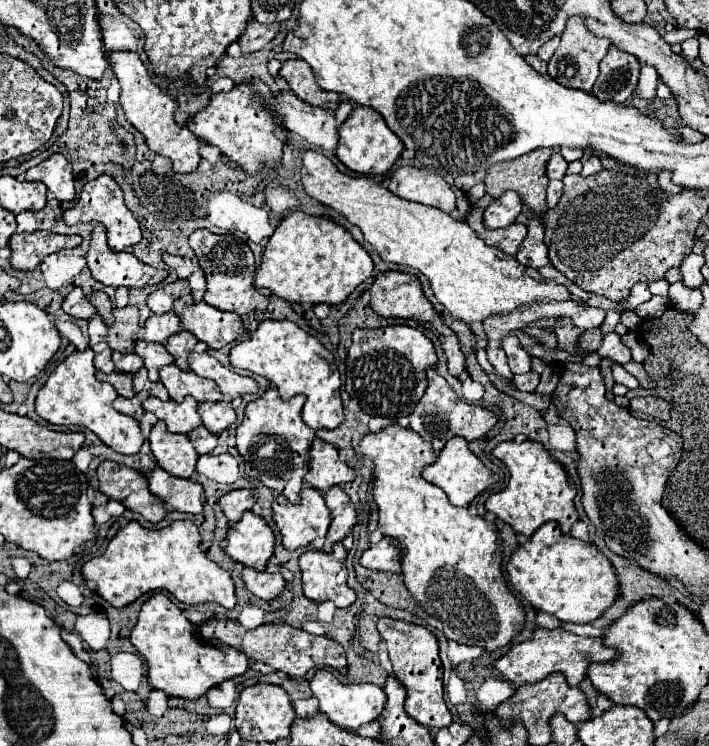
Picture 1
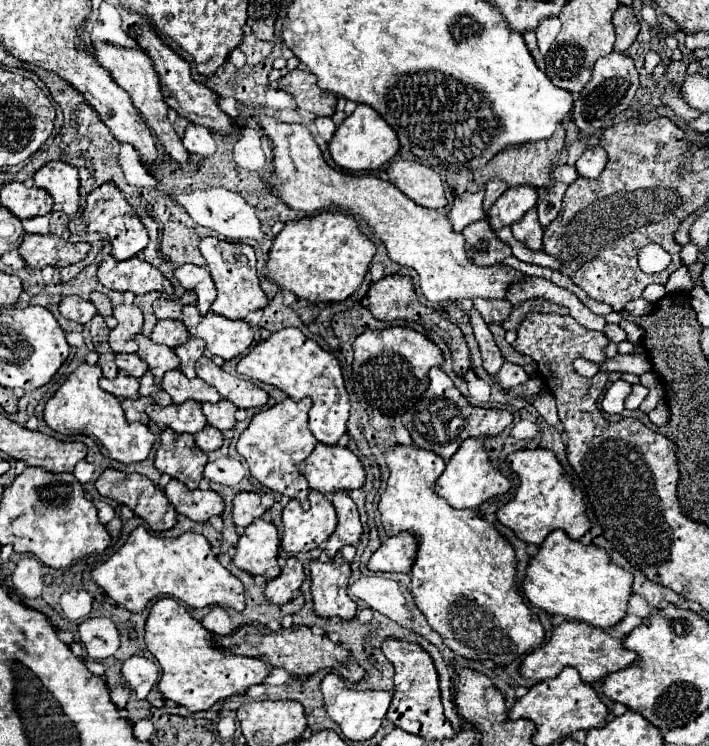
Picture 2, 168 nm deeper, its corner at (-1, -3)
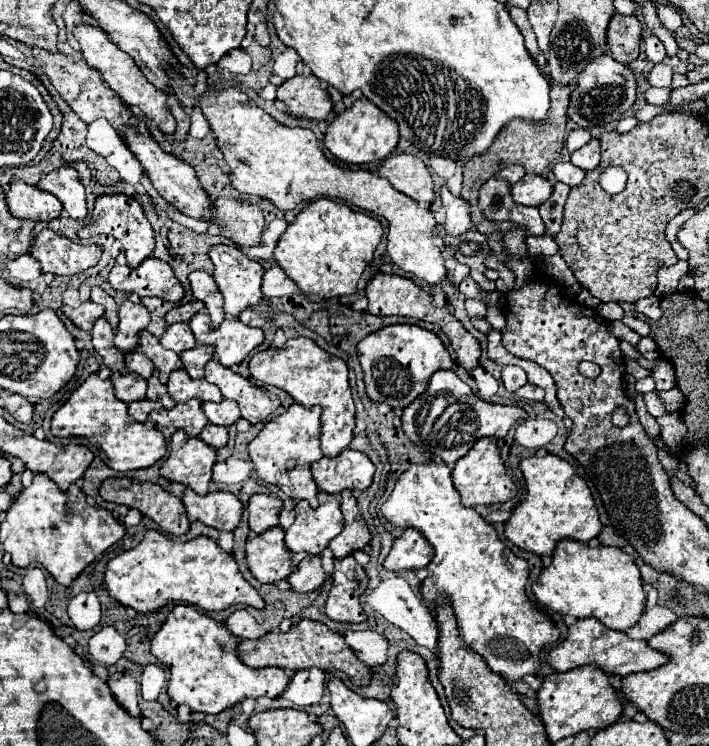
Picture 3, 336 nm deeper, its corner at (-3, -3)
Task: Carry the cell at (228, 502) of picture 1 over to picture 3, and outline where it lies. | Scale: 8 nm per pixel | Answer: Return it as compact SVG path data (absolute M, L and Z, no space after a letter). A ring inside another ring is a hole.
M256 494L250 498L248 504L248 522L250 530L256 534L262 534L268 528L278 526L278 514L282 510L282 500L276 496Z

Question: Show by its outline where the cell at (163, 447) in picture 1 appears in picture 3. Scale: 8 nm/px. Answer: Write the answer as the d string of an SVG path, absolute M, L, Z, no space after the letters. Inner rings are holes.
M182 430L174 432L170 448L170 456L160 466L160 476L170 482L180 482L196 494L208 494L216 450L200 438L186 436Z

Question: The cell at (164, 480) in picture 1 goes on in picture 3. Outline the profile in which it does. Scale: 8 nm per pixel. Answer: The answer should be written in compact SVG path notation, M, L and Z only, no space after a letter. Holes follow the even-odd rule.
M186 488L184 492L184 508L192 520L200 520L206 526L216 530L234 532L234 528L242 520L242 502L230 492L210 492L200 496Z

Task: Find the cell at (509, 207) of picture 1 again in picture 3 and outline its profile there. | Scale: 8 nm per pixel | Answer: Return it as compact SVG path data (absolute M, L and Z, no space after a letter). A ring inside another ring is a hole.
M526 174L522 180L518 180L512 186L512 196L518 204L540 206L550 198L552 188L554 186L546 178L538 176L538 174Z

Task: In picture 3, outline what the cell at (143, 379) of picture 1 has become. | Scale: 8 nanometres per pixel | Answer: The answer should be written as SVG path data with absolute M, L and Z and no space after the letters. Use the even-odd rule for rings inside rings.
M154 370L154 374L148 378L148 398L150 400L158 400L160 396L164 396L168 390L164 384L160 384L158 380L158 370Z

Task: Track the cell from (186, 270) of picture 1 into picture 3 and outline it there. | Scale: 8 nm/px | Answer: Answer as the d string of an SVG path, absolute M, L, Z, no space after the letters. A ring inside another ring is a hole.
M192 272L190 276L190 284L192 284L192 292L194 292L194 298L204 302L206 308L208 308L208 314L212 318L212 326L218 328L224 320L224 298L222 294L218 292L218 286L214 282L214 278L206 272Z

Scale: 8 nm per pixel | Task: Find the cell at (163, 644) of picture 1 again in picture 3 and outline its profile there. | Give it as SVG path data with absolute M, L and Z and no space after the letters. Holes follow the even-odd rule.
M174 606L162 628L152 638L152 654L172 674L168 696L178 704L190 706L194 712L204 714L220 714L244 698L278 698L286 690L292 674L284 668L248 668L238 658L238 644L240 638L228 632L222 622L212 620L210 616L198 612L194 606Z

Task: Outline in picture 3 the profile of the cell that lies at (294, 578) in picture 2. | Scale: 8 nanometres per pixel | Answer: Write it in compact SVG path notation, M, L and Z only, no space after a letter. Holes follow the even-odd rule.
M306 556L300 564L298 570L292 572L288 582L292 584L292 590L296 592L310 592L316 590L324 584L326 572L320 566L320 556Z

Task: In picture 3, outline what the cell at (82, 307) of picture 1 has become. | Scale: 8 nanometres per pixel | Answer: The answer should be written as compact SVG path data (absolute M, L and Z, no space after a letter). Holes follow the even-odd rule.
M84 302L78 308L64 306L62 312L64 312L66 318L70 318L74 322L74 326L78 326L80 330L88 332L88 330L92 330L94 322L104 314L104 308L100 304L94 304L94 302Z

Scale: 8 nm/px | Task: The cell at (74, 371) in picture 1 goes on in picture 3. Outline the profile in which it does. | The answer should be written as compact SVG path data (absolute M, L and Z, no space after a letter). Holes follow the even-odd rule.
M98 374L88 376L88 380L72 392L70 400L56 410L52 418L52 434L58 438L90 438L96 434L96 446L100 446L104 464L118 472L148 468L166 456L166 442L162 432L132 420L128 416L126 402L116 398L112 382L102 380Z

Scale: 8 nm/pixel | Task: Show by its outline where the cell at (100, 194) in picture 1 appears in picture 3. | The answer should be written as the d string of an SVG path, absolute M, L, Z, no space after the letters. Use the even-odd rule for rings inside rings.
M104 194L104 196L96 198L96 208L92 212L92 224L86 226L78 236L92 238L96 234L112 234L116 240L120 240L130 268L138 268L146 258L150 258L150 254L154 250L154 230L148 224L148 220L142 212L142 206L126 194Z

